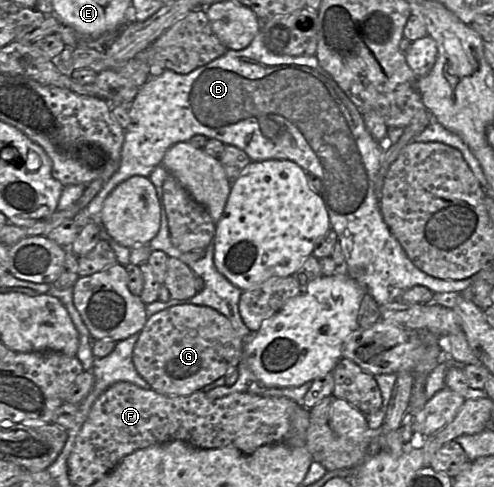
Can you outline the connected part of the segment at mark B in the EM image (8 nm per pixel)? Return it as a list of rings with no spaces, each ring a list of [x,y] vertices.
[[[259,31],[246,48],[228,49],[222,56],[188,74],[178,74],[164,69],[161,75],[150,77],[138,89],[127,109],[130,121],[125,129],[119,168],[85,208],[91,221],[98,226],[103,224],[103,203],[116,186],[135,175],[149,177],[152,171],[162,164],[163,157],[171,146],[189,141],[194,135],[204,135],[242,149],[251,161],[291,160],[306,173],[319,177],[322,182],[320,195],[345,255],[344,264],[339,265],[335,273],[346,273],[356,279],[365,292],[374,298],[379,308],[396,301],[404,291],[416,285],[424,286],[433,293],[469,292],[472,278],[444,280],[426,274],[412,263],[390,231],[383,219],[380,201],[375,192],[376,177],[386,143],[378,142],[371,136],[366,129],[362,113],[336,81],[323,70],[315,55],[275,54],[265,46],[262,33]]]

